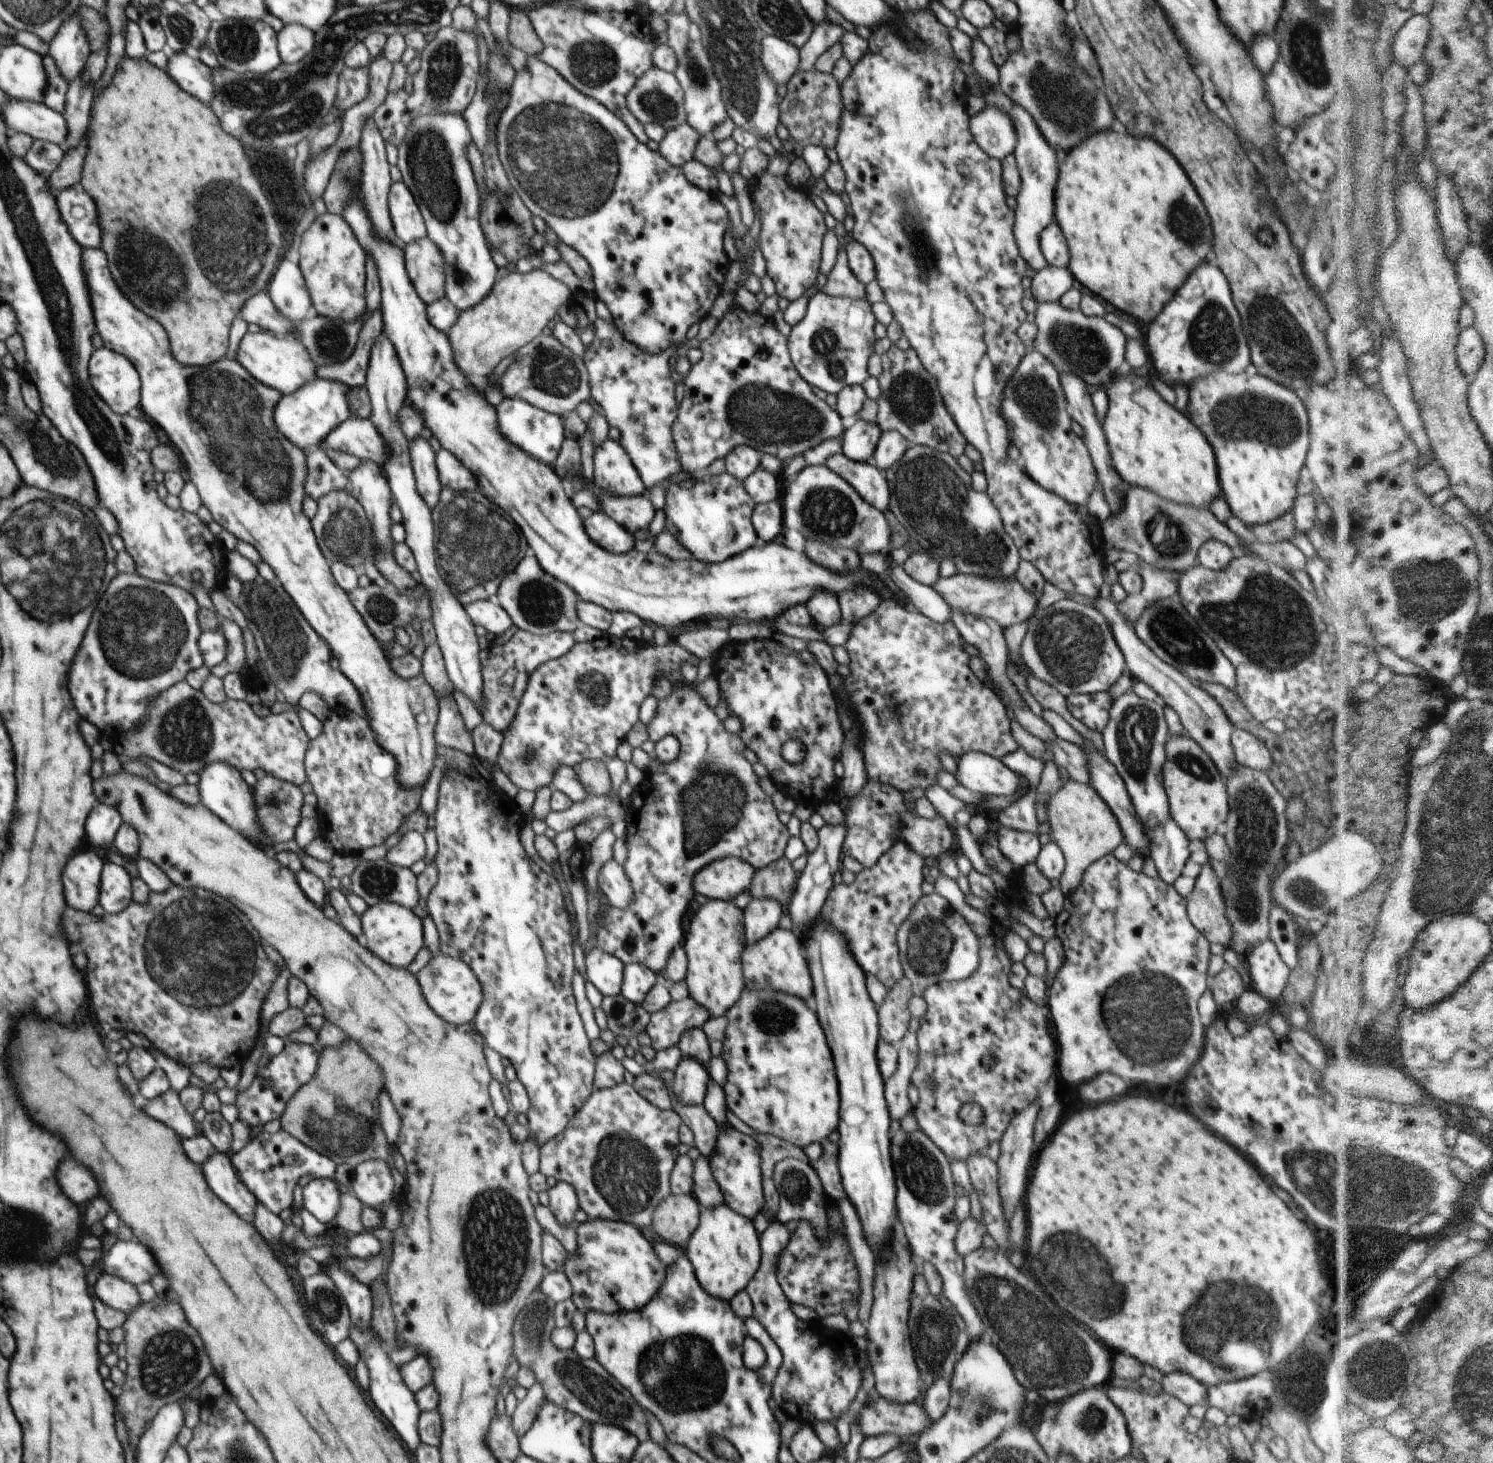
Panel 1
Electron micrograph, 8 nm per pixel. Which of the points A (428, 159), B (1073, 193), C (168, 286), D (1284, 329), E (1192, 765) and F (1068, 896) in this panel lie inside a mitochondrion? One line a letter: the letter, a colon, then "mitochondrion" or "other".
A: mitochondrion
B: other
C: mitochondrion
D: mitochondrion
E: mitochondrion
F: other

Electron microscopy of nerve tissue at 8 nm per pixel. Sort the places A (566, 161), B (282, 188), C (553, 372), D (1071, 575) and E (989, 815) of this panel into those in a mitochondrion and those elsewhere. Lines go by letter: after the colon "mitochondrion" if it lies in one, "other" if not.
A: mitochondrion
B: mitochondrion
C: mitochondrion
D: other
E: other

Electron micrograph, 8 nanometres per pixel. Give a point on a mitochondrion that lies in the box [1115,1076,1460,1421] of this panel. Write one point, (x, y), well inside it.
(1364, 1183)

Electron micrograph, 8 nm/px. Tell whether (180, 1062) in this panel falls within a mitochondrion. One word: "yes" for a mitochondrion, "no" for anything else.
no

